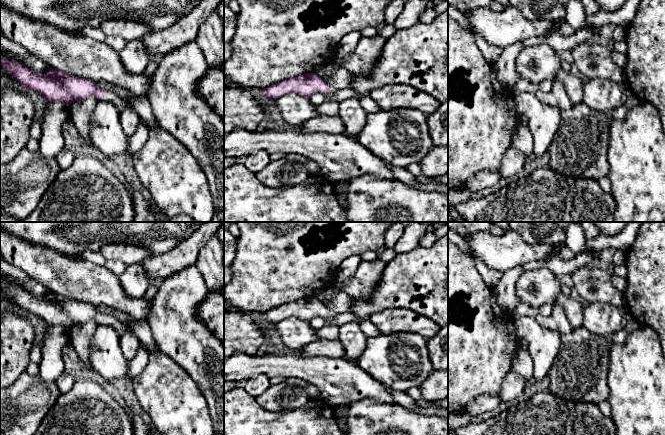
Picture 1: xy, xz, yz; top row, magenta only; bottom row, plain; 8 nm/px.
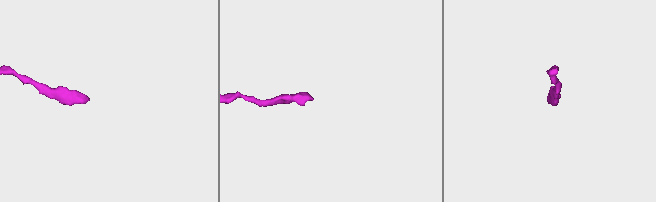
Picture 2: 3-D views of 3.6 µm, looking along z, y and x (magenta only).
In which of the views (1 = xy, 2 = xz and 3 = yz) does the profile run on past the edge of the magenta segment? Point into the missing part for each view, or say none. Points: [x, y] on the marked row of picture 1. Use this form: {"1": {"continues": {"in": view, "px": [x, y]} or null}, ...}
{"1": {"continues": {"in": "xy", "px": [109, 96]}}, "2": {"continues": {"in": "xz", "px": [330, 107]}}, "3": {"continues": {"in": "yz", "px": [557, 97]}}}

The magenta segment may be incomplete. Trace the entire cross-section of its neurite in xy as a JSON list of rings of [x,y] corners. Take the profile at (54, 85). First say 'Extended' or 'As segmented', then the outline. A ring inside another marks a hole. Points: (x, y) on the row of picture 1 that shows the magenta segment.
Extended. [[[0,56],[0,66],[15,78],[27,91],[37,91],[48,101],[59,101],[67,106],[74,101],[80,101],[89,95],[95,95],[98,101],[108,101],[116,105],[121,112],[131,108],[128,102],[115,93],[99,89],[96,82],[86,78],[66,75],[60,70],[49,68],[46,74],[36,73],[18,61],[11,61]]]

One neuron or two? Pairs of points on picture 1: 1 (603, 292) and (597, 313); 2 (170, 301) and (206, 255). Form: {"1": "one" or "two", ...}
{"1": "two", "2": "two"}

